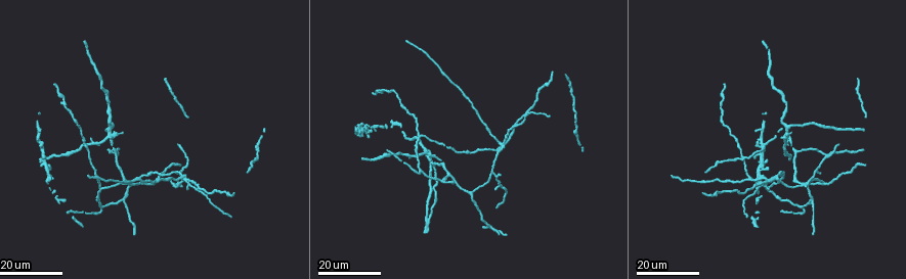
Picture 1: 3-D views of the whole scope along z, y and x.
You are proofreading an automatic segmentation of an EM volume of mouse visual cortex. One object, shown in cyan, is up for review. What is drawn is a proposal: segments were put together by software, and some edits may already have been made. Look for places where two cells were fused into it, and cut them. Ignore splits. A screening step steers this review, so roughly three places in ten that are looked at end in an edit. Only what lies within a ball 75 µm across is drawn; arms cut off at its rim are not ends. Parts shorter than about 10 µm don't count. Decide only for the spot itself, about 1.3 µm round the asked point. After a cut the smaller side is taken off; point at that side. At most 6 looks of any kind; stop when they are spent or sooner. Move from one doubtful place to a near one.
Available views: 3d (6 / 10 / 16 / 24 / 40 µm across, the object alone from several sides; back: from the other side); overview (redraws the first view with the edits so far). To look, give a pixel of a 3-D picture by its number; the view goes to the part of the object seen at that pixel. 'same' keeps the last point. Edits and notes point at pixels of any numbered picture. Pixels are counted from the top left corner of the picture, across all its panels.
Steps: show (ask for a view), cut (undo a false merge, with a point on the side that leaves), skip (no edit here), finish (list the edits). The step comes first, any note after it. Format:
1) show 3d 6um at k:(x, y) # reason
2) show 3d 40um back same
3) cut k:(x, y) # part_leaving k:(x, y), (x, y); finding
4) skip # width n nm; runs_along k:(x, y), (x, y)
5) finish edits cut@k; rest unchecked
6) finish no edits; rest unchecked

show 3d 16um at 1:(508, 134) # two arms in line, one across

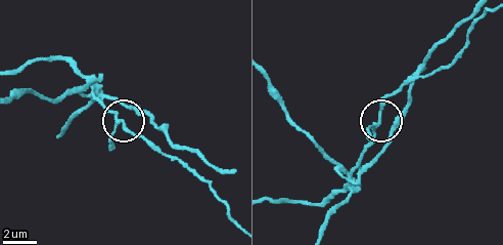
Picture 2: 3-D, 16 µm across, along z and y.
show 3d 6um at 2:(379, 116)

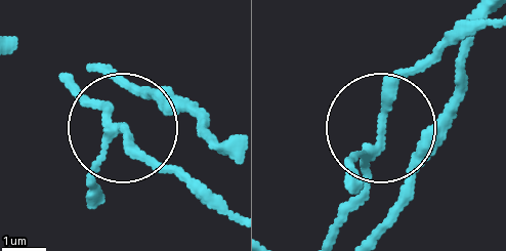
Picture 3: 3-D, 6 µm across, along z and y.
skip # width 170 nm; runs_along 3:(334, 239), (378, 151), (389, 96), (444, 34); continuous, no second cell

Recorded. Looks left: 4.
show 3d 16um at 1:(97, 201) # calibre changes

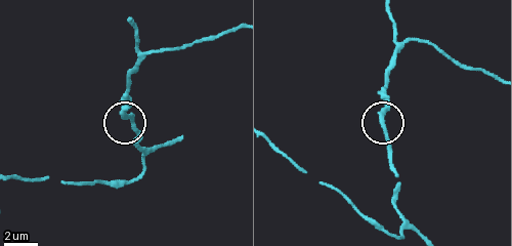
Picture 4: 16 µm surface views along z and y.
show 3d 10um at 4:(381, 118)

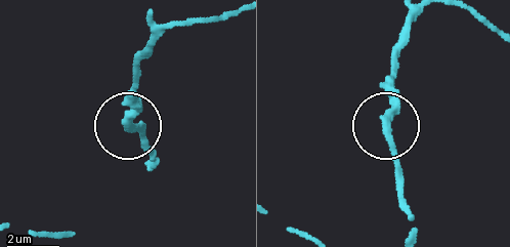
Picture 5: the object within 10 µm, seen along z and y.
skip # runs_along 5:(153, 165), (141, 134), (126, 123), (132, 69); continuous, no second cell

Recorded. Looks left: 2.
show 3d 16um at 1:(777, 180) # looks like a crossing

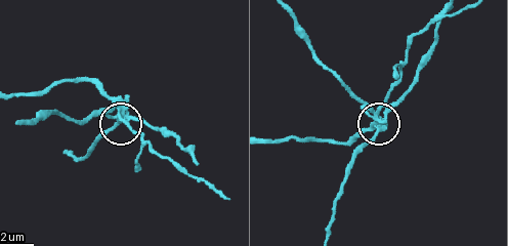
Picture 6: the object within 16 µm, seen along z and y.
show 3d 6um at 6:(119, 114)

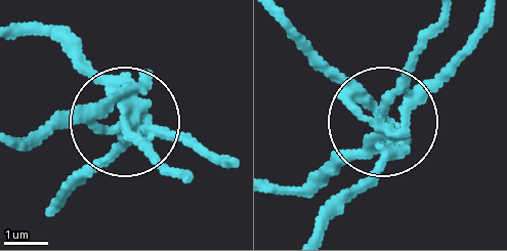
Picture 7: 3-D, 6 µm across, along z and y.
cut 7:(84, 106) # part_leaving 7:(133, 119), (82, 108), (15, 141); two cells meet here

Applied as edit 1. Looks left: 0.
finish edits cut@7; rest unchecked

